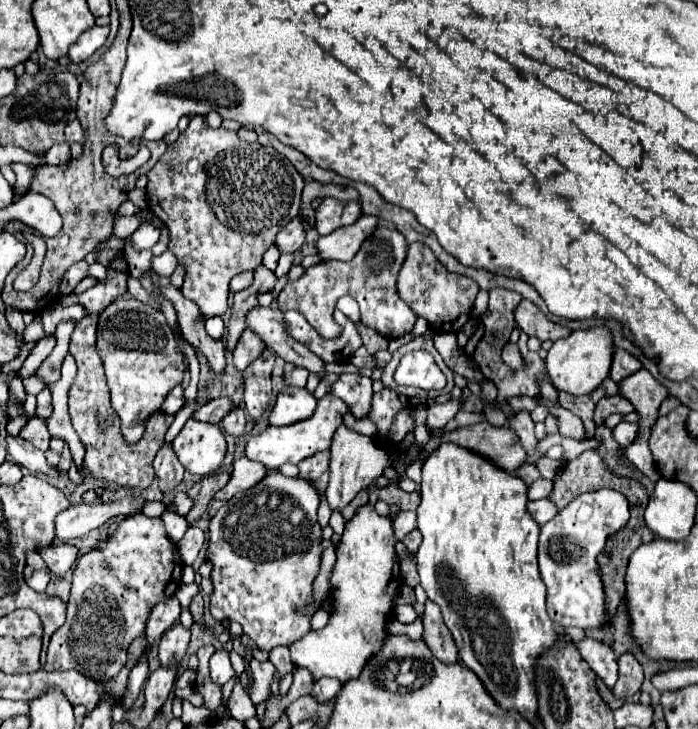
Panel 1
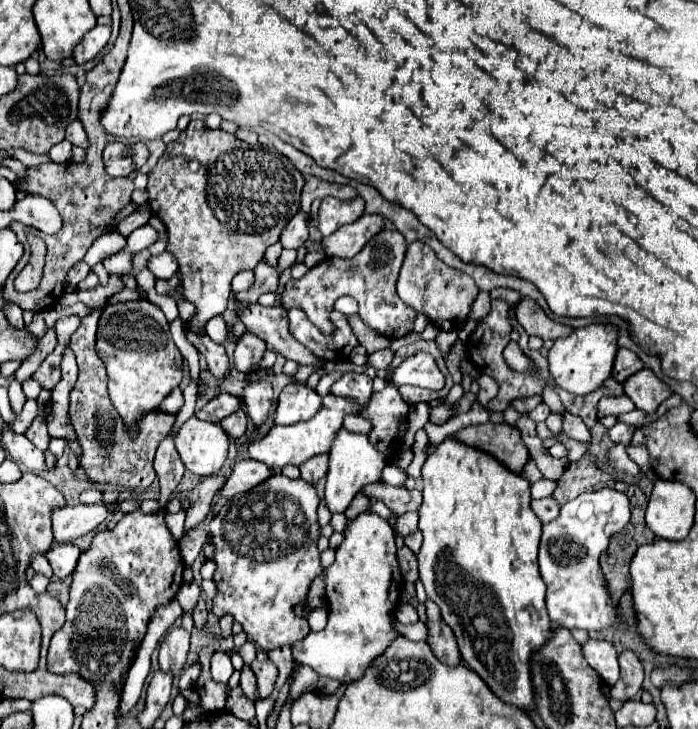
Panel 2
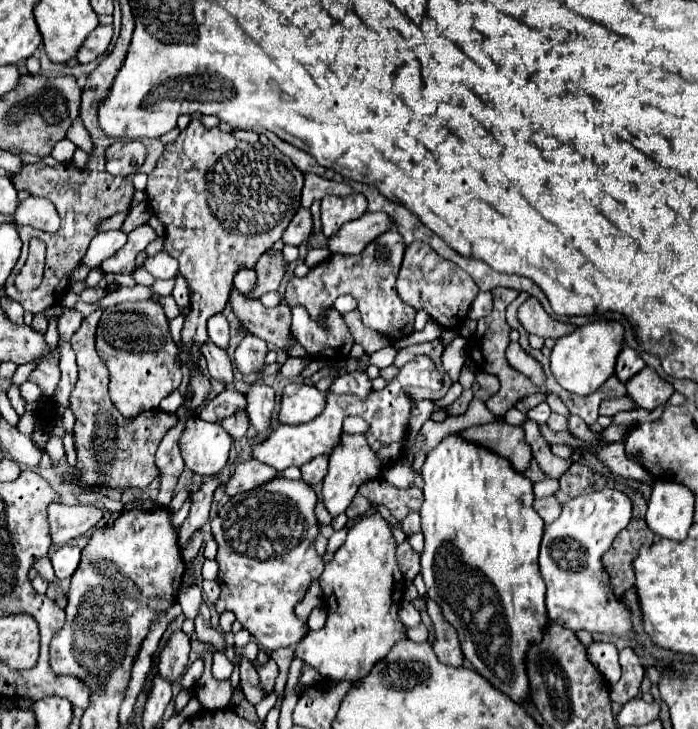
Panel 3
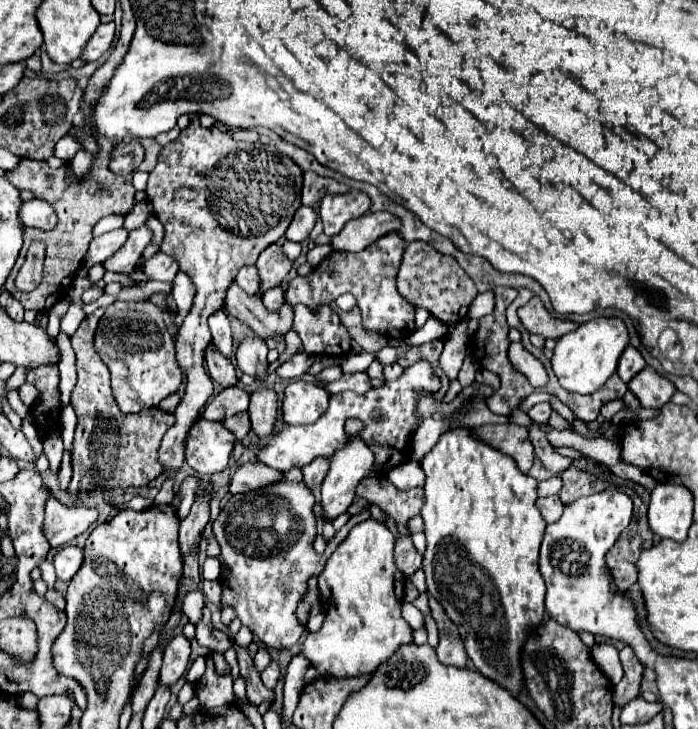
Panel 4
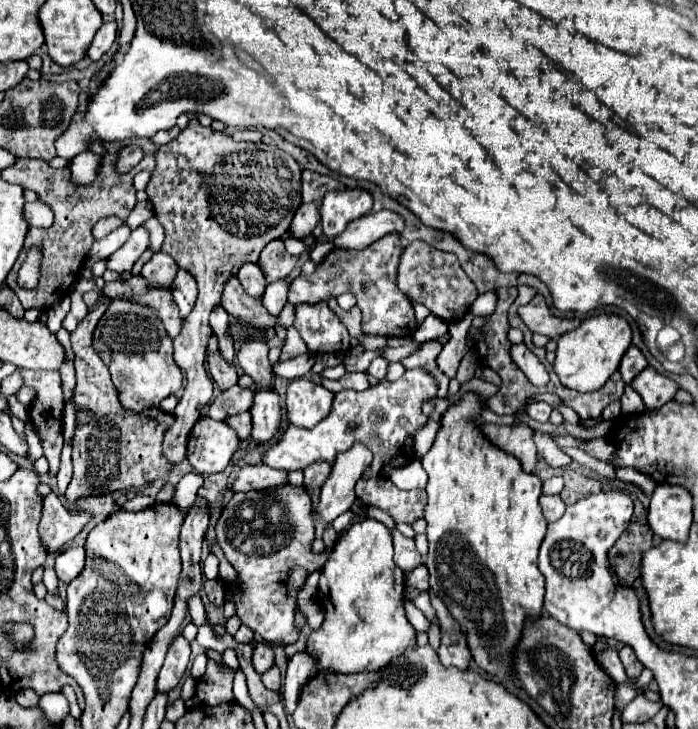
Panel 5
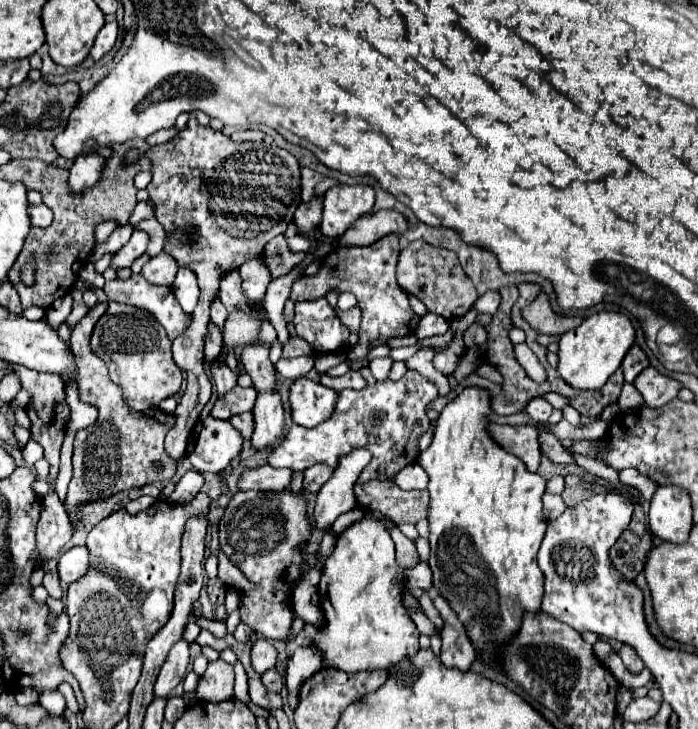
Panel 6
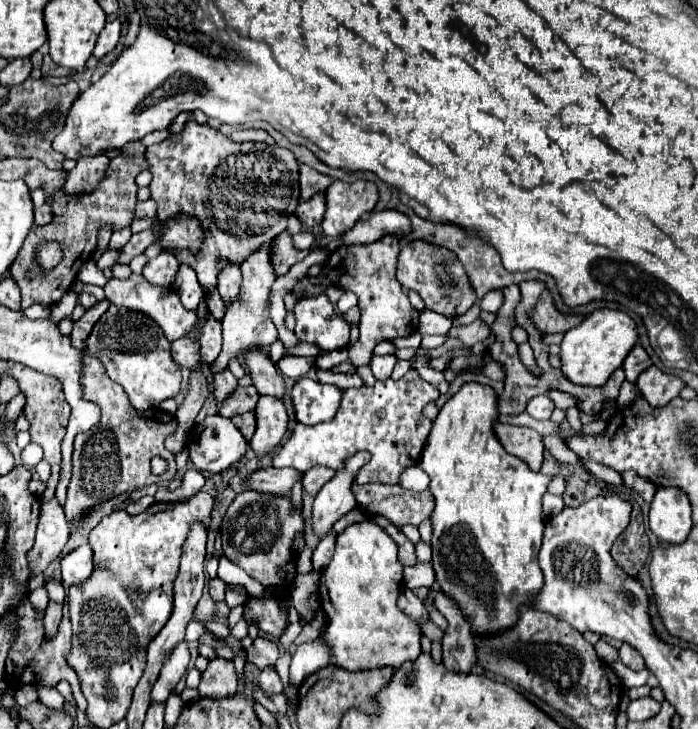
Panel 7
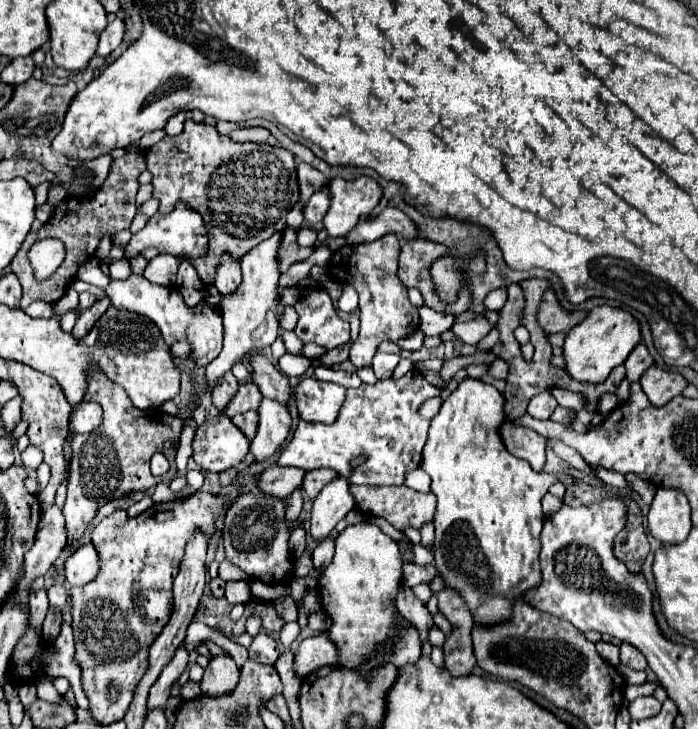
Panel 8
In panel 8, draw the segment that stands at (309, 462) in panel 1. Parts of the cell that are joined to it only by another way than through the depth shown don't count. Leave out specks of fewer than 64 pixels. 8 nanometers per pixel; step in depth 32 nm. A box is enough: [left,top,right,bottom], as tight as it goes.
[304,468,336,500]

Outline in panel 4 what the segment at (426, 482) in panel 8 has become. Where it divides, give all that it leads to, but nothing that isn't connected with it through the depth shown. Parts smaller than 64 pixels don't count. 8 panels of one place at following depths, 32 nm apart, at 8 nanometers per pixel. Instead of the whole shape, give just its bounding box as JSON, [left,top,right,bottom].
[386,460,424,488]

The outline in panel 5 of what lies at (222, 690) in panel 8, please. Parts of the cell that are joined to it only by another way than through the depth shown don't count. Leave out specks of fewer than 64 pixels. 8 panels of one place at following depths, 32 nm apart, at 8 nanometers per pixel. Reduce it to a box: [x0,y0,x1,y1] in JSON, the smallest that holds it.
[196,660,234,706]

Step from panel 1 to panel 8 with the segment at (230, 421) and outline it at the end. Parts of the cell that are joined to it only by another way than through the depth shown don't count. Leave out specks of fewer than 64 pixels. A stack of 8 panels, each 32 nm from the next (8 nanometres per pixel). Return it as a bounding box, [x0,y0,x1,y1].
[232,412,258,440]

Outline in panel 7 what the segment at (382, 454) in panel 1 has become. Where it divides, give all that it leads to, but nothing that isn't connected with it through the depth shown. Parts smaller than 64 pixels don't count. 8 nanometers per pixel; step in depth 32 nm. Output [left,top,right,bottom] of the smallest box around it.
[312,452,370,536]

